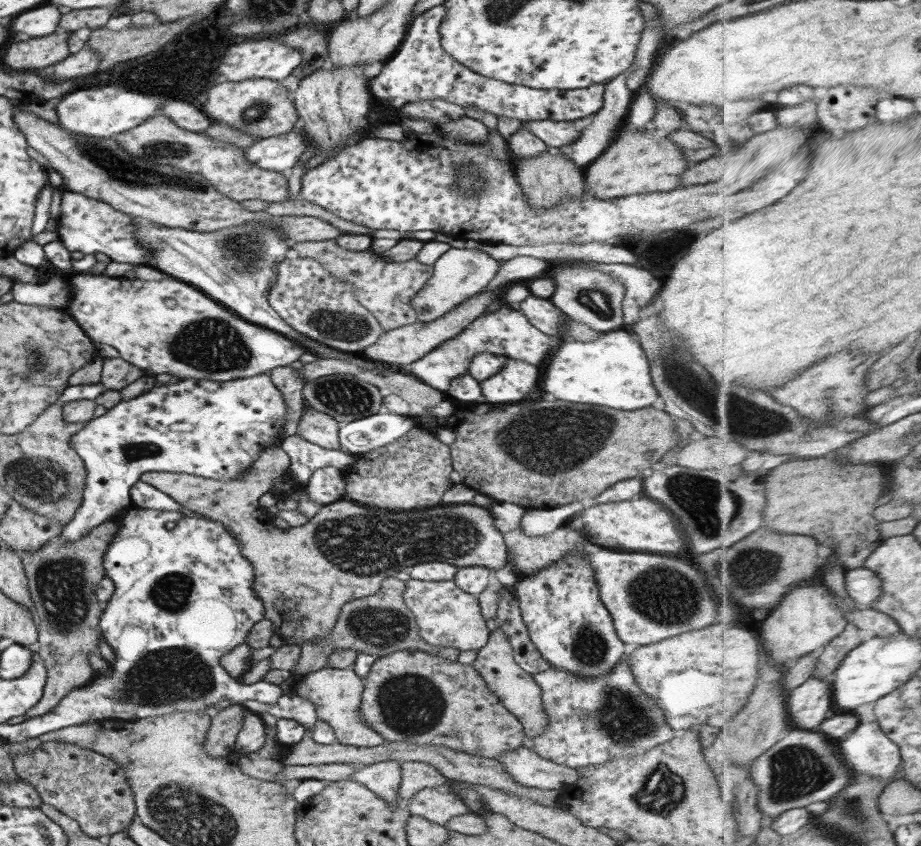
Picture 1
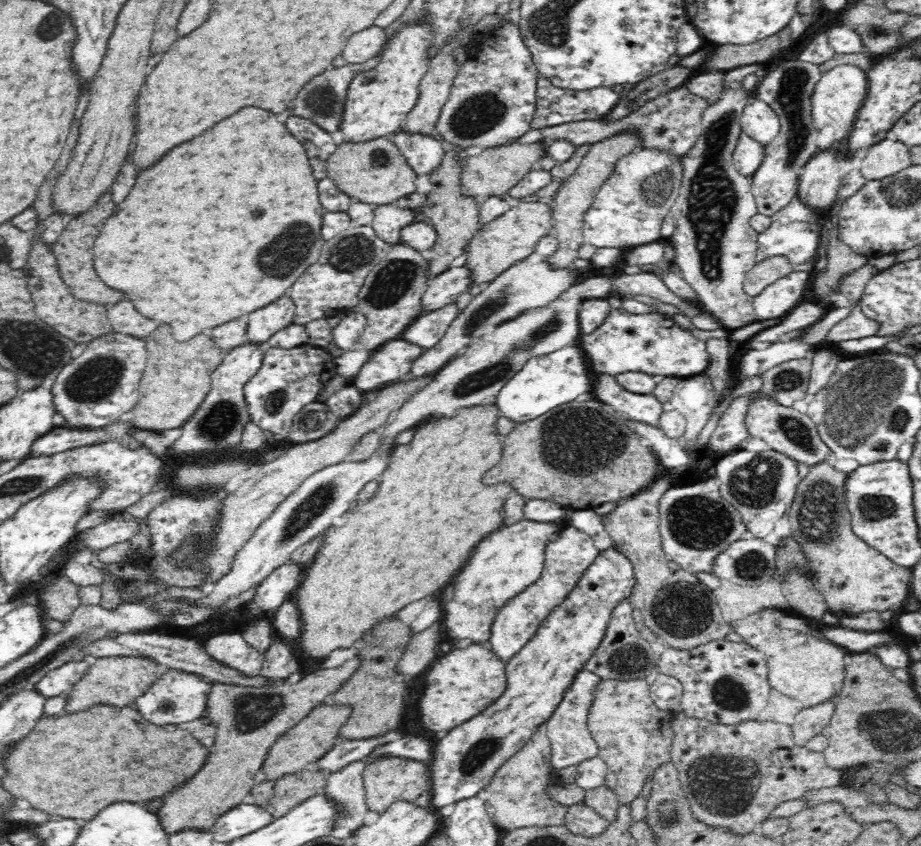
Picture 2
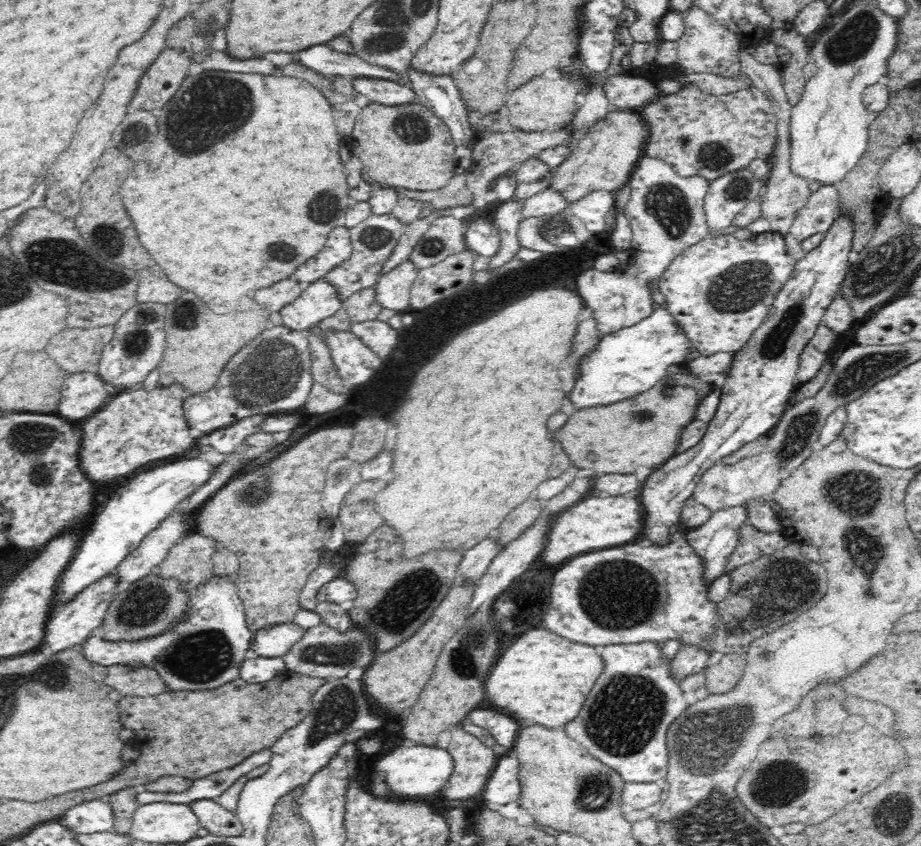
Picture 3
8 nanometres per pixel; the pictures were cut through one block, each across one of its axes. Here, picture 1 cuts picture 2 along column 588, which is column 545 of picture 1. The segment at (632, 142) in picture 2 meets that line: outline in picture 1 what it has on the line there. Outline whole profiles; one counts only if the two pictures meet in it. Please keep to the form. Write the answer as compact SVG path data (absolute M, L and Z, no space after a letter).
M554 148L537 156L521 159L516 169L516 181L531 209L550 209L569 197L582 196L582 168L562 157Z

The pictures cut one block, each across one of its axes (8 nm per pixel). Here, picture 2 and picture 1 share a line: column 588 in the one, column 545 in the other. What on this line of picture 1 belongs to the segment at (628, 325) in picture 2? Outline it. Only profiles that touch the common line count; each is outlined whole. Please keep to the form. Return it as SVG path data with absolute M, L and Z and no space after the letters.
M503 305L490 313L482 313L455 337L443 341L436 348L431 349L425 356L408 364L410 373L415 375L423 384L435 388L445 394L449 383L457 376L466 374L471 359L478 352L488 352L515 360L524 360L527 364L541 366L551 352L555 352L560 345L559 339L555 336L548 336L539 332L535 326L527 322L526 316L519 310L513 310Z

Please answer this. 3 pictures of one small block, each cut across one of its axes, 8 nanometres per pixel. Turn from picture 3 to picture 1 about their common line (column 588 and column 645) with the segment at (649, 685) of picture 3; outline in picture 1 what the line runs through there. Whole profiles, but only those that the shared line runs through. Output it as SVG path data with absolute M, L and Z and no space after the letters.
M625 655L608 673L598 677L580 677L561 669L549 668L543 672L532 674L532 679L540 688L541 704L546 712L547 726L537 737L531 739L529 749L539 758L547 759L559 766L579 769L593 765L603 765L609 759L623 757L625 754L647 753L649 749L661 742L667 742L673 732L665 724L665 718L659 708L655 708L655 701L641 692Z

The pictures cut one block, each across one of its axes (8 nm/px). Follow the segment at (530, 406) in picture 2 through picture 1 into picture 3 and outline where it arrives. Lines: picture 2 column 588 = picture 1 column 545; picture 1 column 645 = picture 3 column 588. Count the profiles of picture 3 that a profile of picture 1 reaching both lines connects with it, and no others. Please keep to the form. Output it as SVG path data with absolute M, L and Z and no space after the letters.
M654 309L643 322L614 332L600 342L600 348L596 348L598 354L584 360L582 364L584 376L572 392L572 400L576 406L588 408L640 395L658 384L670 366L684 368L692 346L691 339L668 309Z

